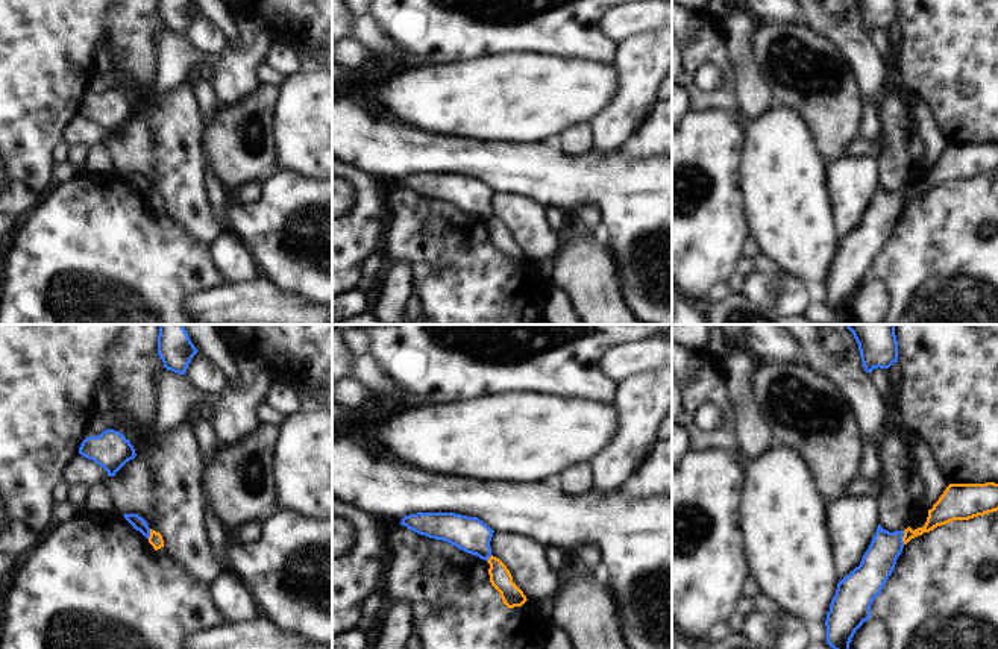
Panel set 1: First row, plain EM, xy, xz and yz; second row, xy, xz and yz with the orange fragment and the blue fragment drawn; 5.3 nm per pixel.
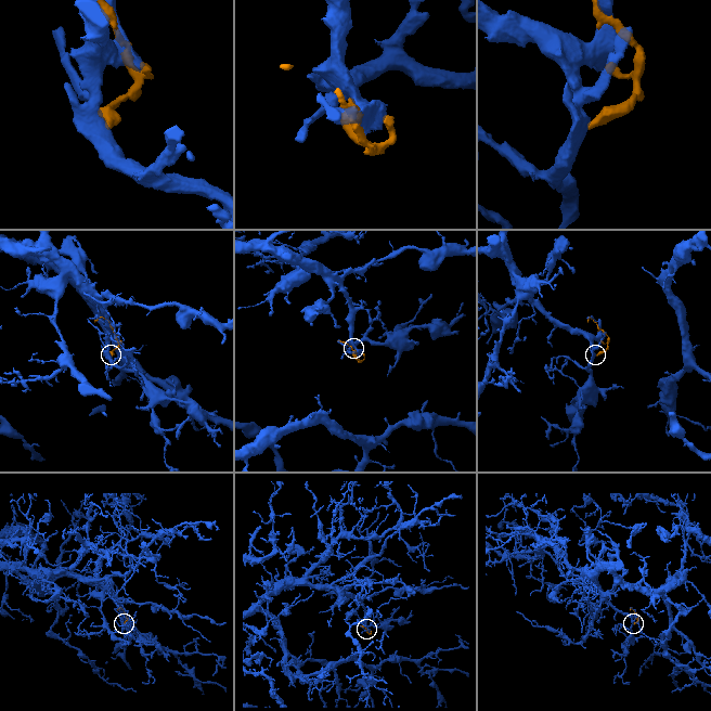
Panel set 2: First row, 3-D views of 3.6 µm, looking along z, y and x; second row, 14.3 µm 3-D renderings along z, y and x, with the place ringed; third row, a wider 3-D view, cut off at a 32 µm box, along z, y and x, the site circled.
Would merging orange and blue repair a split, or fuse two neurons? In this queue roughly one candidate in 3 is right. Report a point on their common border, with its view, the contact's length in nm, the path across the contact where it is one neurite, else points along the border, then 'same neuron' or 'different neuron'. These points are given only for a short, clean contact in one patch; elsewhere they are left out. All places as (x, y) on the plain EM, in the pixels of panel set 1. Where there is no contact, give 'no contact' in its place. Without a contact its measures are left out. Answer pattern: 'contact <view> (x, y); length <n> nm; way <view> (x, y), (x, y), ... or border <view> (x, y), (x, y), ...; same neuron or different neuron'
contact yz (903, 197); length 70 nm; different neuron

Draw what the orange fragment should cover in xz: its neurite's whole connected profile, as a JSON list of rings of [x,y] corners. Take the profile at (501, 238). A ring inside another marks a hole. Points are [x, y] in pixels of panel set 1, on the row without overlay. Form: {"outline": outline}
{"outline": [[[490,217],[490,243],[501,253],[504,264],[508,268],[522,267],[528,259],[523,252],[513,243],[513,237],[507,226],[496,217]]]}

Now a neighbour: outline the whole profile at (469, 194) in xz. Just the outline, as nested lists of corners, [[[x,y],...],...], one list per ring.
[[[417,173],[405,176],[400,185],[429,199],[447,202],[458,209],[488,221],[491,217],[490,190],[478,177],[455,173]]]

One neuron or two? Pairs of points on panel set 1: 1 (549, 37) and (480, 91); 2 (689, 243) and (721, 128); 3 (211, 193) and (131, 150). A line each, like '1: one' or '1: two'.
1: two
2: one
3: two

